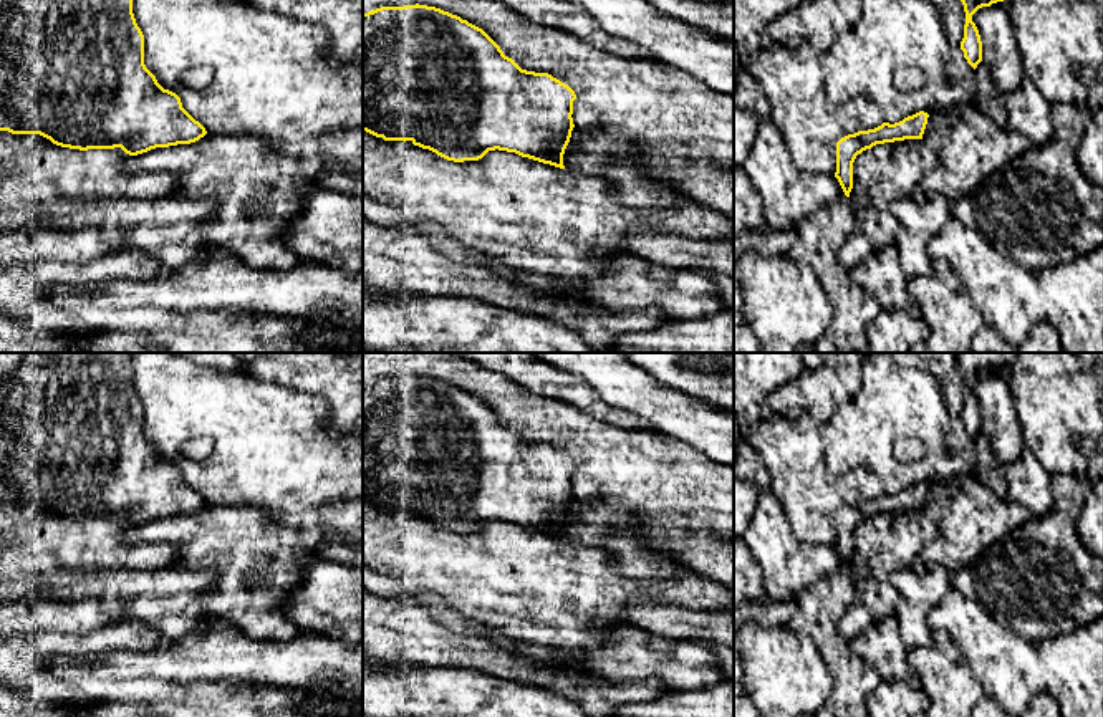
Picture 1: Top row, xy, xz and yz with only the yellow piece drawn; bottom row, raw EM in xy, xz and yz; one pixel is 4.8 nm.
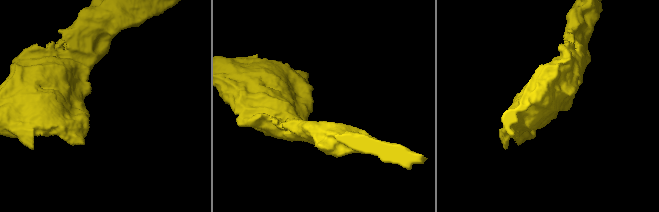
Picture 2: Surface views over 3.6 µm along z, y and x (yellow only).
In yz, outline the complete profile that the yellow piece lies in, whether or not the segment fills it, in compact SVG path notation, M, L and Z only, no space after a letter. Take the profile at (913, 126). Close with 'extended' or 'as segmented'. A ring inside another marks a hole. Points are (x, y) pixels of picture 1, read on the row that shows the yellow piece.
M919 111L913 116L904 118L899 123L881 126L868 131L858 131L848 134L836 142L836 172L843 192L850 197L853 189L853 162L858 154L871 149L876 144L904 141L904 139L922 139L929 114Z; as segmented

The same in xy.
M0 0L0 131L40 134L70 149L114 149L137 156L190 144L207 134L144 65L144 35L132 0Z; as segmented

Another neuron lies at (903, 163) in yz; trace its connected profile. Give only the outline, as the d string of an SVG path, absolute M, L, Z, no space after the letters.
M922 139L884 142L856 156L848 197L855 227L838 253L845 270L850 272L866 257L894 243L899 227L889 205L909 197L918 182L936 167L937 156Z

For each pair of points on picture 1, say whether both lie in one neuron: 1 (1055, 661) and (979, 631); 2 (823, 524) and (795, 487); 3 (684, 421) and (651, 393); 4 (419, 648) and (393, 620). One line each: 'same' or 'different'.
1: different
2: same
3: same
4: same

